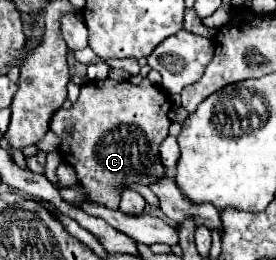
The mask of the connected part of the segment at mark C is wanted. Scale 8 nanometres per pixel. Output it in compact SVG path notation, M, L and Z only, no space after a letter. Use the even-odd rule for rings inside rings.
M148 79L140 85L128 81L90 81L82 85L78 101L70 109L58 109L50 121L56 135L64 135L68 125L74 125L72 135L62 139L60 153L76 169L78 181L86 191L88 201L118 209L120 195L132 185L154 185L166 177L166 167L160 159L160 143L168 137L170 109L168 93Z

